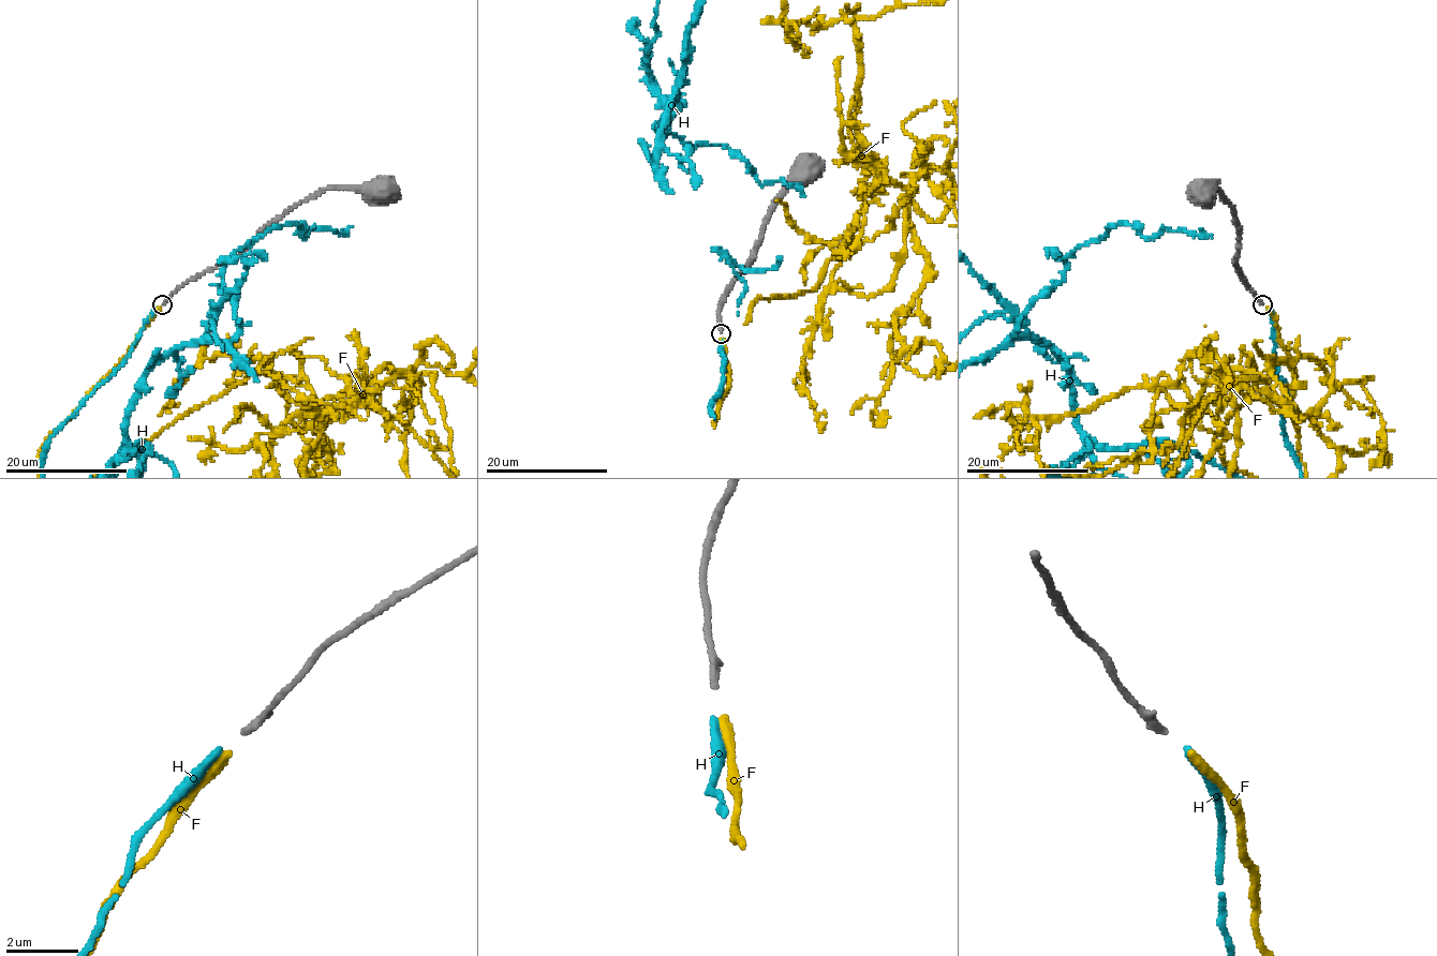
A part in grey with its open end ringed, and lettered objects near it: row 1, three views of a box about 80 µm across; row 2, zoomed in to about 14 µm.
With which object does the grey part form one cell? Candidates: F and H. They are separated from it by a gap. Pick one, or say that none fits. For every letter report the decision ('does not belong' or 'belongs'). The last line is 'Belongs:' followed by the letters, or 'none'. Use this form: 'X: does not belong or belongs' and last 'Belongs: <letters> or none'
F: does not belong
H: belongs
Belongs: H

